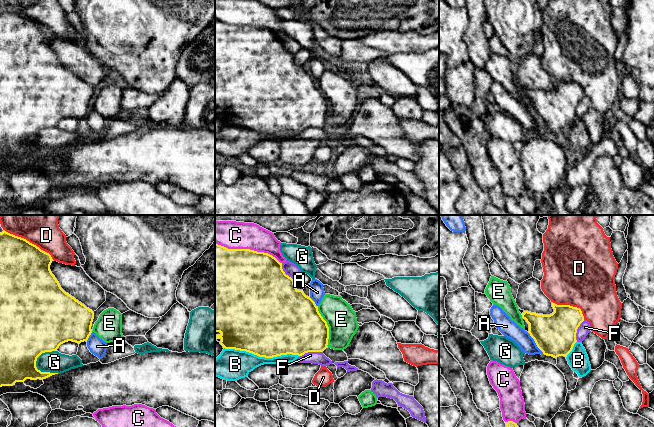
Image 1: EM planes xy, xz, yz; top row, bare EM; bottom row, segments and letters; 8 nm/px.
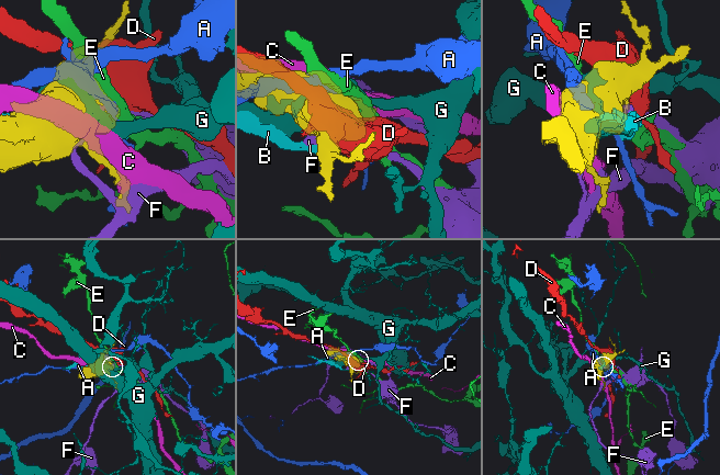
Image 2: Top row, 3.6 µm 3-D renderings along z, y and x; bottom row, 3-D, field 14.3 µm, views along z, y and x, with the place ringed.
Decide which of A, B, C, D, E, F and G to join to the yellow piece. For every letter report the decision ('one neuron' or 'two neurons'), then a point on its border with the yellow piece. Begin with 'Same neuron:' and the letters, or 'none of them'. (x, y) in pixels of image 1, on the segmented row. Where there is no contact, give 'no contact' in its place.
Same neuron: none of them
A: two neurons; meets yellow in yz at (535, 342)
B: two neurons; meets yellow in xz at (262, 356)
C: two neurons; meets yellow in xz at (248, 249)
D: two neurons; meets yellow in xy at (29, 242)
E: two neurons; meets yellow in xz at (327, 326)
F: two neurons; meets yellow in xz at (311, 351)
G: two neurons; meets yellow in xy at (43, 372)

